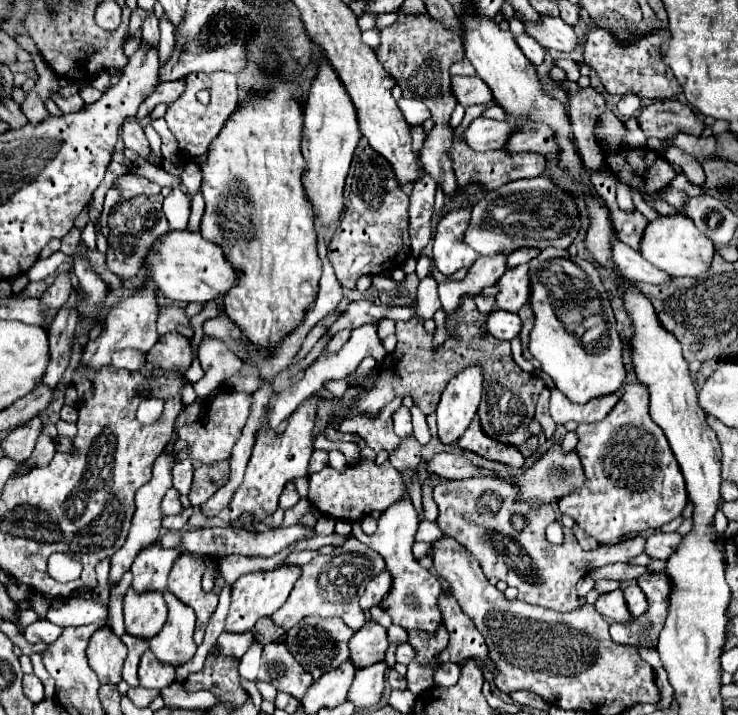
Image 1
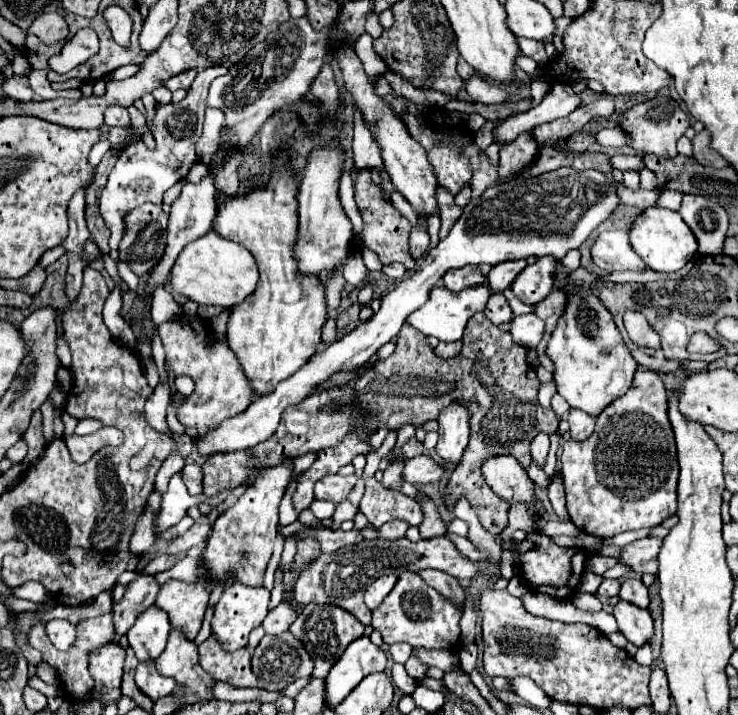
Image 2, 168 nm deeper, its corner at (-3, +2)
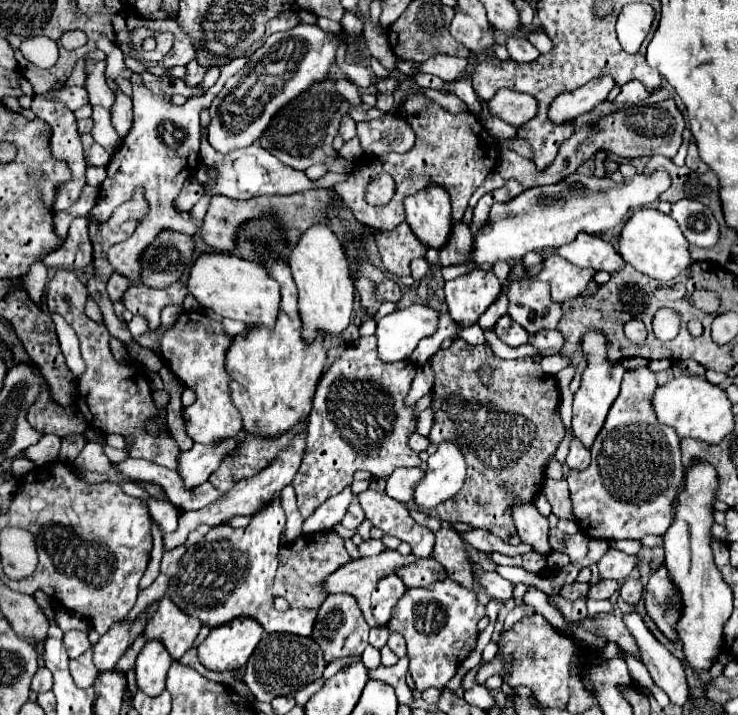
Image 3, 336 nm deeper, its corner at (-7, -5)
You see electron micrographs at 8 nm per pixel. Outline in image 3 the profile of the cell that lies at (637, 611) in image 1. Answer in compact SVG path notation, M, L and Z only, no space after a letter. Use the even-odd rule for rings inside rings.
M625 579L619 593L621 593L621 597L623 597L629 605L635 605L635 603L641 599L643 585L641 585L639 579Z

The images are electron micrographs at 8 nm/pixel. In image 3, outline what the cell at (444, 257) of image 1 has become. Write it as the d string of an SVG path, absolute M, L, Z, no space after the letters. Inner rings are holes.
M493 271L467 273L445 283L445 297L449 315L455 323L471 327L487 311L487 307L501 295L503 283Z

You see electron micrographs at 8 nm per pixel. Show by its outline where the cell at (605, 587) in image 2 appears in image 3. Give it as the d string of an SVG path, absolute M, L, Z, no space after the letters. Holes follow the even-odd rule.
M601 579L597 585L593 585L587 593L589 599L609 599L615 591L619 589L619 583L617 581L605 581Z

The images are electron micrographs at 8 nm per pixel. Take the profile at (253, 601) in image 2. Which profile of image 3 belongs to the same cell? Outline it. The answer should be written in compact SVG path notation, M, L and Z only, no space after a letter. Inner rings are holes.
M237 619L235 623L229 623L227 627L219 627L215 631L209 633L209 637L197 647L197 657L203 663L203 667L211 669L211 671L235 671L245 667L247 659L251 657L253 649L257 647L257 643L261 641L263 635L263 627L259 627L259 623L251 621L251 619Z

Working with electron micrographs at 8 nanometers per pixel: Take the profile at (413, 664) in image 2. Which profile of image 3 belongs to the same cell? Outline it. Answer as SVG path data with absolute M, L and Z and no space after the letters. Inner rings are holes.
M445 577L423 589L407 589L403 599L395 605L389 625L371 629L369 645L381 649L387 643L387 635L399 631L407 641L409 671L415 689L425 691L429 687L443 687L457 673L459 665L475 651L479 635L477 623L483 617L485 607L477 601L475 593Z

